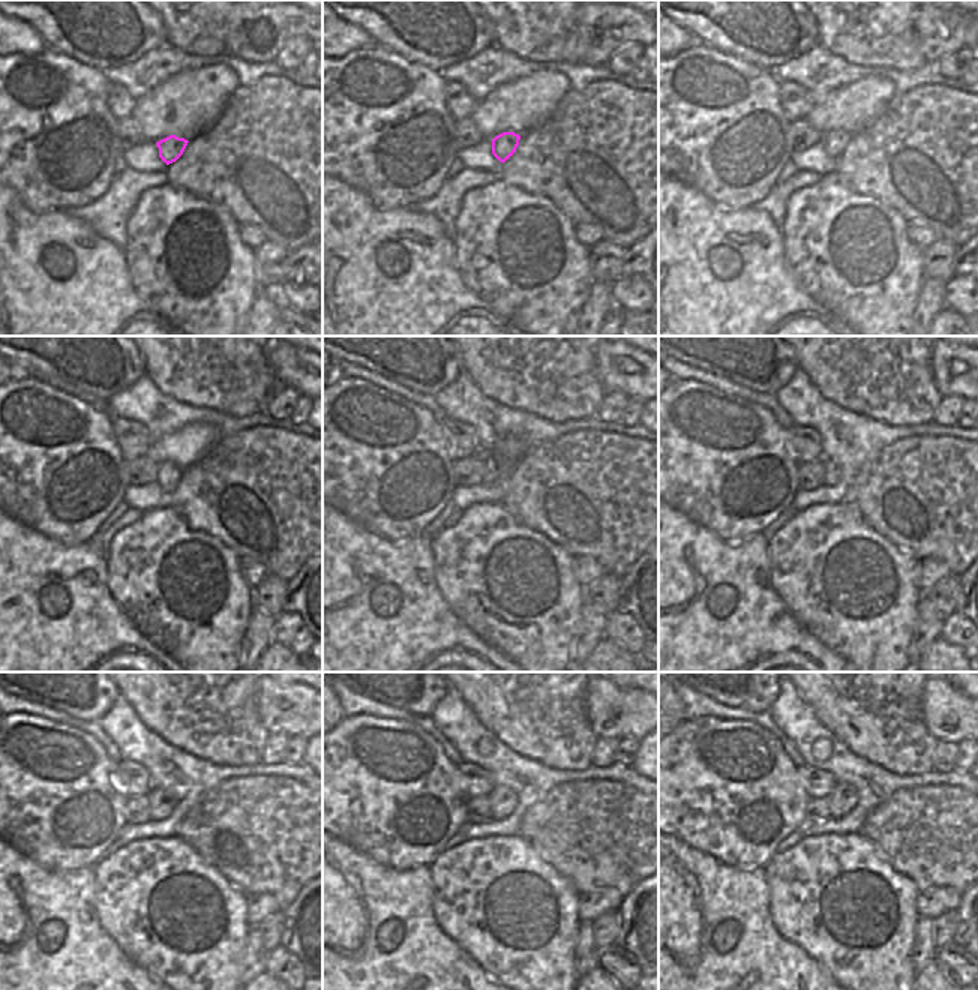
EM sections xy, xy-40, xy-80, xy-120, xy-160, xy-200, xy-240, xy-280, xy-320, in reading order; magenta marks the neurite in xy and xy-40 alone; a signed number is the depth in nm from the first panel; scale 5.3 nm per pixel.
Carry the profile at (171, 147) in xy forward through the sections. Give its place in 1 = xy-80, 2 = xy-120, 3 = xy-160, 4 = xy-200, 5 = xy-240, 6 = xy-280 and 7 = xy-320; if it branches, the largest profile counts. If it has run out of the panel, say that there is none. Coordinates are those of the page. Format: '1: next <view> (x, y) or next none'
1: next xy-80 (834, 143)
2: next xy-120 (168, 474)
3: next xy-160 (495, 471)
4: next xy-200 (833, 473)
5: next xy-240 (162, 803)
6: next xy-280 (503, 800)
7: next xy-320 (843, 797)

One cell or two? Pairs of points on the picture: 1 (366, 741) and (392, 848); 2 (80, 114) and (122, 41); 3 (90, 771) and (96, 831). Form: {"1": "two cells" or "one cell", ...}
{"1": "one cell", "2": "two cells", "3": "one cell"}

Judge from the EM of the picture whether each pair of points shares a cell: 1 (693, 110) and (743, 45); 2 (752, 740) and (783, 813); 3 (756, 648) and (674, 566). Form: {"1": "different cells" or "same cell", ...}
{"1": "different cells", "2": "same cell", "3": "same cell"}

